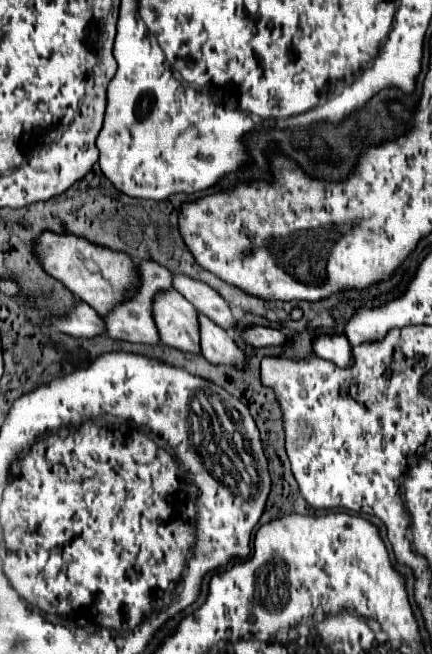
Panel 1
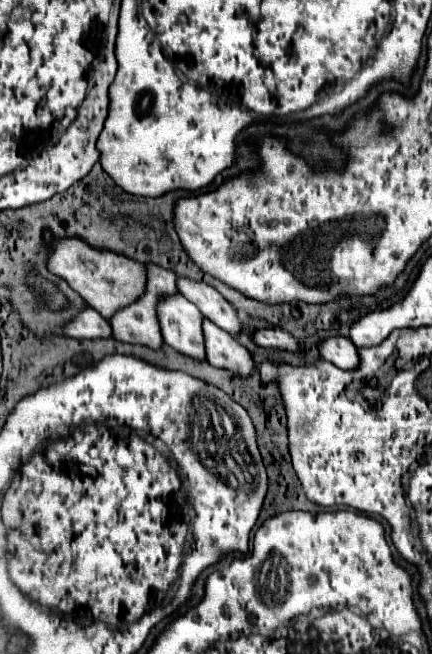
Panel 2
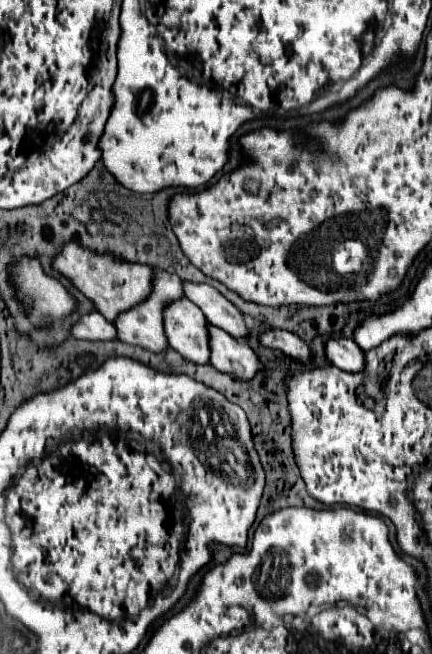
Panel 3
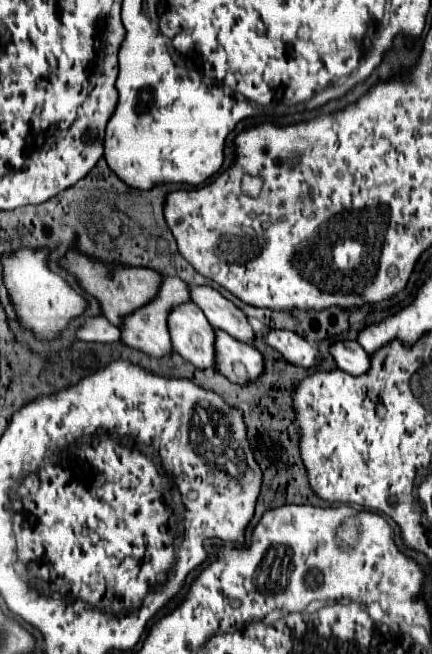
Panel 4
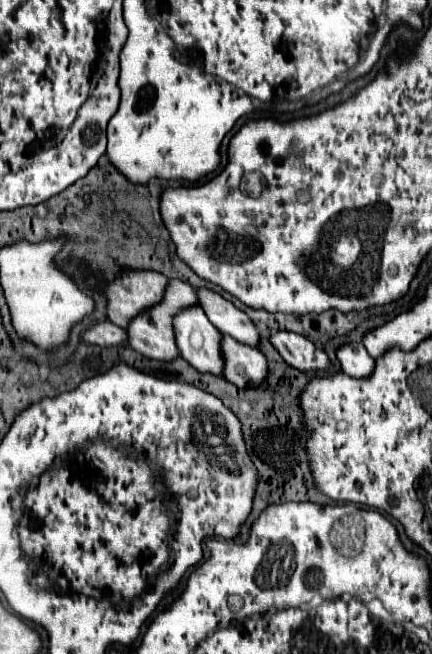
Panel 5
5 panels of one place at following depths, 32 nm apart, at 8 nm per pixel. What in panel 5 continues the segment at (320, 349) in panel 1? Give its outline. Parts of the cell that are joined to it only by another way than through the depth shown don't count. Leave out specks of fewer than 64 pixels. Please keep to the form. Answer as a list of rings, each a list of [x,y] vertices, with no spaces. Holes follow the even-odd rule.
[[[342,344],[336,348],[336,358],[342,366],[342,370],[354,378],[362,378],[374,370],[372,356],[366,354],[366,348],[362,344]]]

